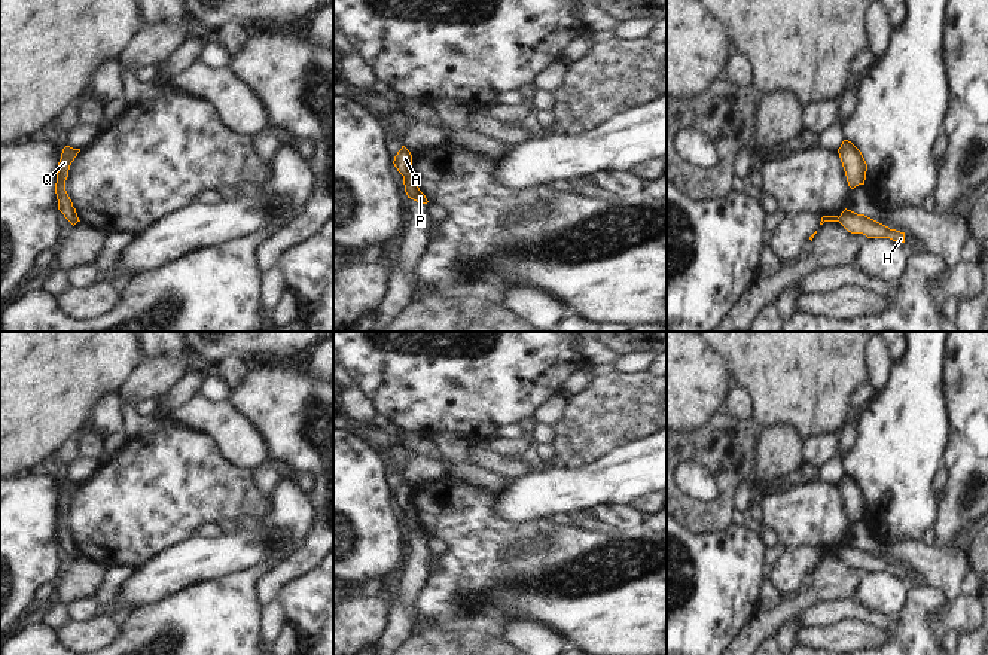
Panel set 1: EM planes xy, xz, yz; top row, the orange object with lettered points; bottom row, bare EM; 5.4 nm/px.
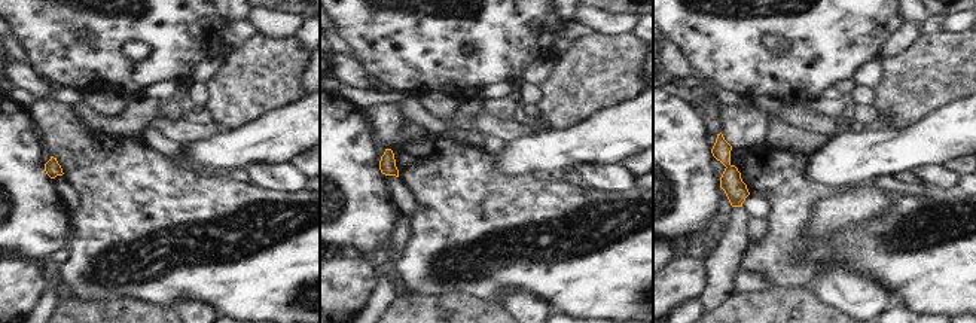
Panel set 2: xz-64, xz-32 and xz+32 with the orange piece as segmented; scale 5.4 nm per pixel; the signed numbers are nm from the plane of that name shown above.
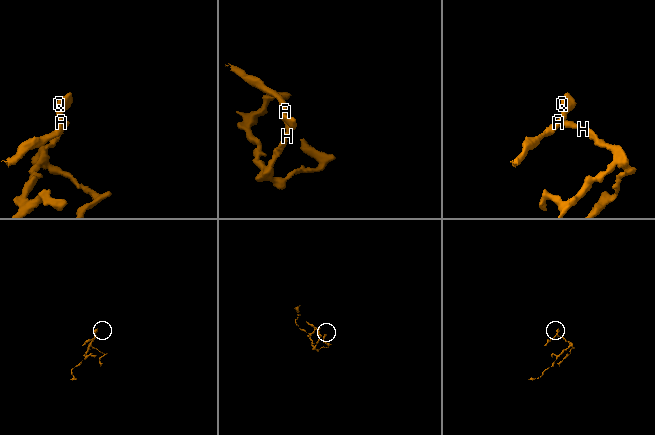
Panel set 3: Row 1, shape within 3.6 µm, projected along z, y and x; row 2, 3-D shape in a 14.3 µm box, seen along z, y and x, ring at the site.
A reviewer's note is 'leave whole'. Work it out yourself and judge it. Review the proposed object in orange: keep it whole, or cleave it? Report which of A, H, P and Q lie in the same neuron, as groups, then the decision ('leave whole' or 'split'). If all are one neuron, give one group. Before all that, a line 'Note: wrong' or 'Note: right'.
Note: wrong
groups A Q / H P; split

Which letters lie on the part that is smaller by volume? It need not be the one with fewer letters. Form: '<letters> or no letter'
A, Q

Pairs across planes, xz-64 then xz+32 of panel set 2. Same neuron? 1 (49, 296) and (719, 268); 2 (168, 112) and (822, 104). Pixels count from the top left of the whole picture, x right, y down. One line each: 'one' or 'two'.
1: one
2: one

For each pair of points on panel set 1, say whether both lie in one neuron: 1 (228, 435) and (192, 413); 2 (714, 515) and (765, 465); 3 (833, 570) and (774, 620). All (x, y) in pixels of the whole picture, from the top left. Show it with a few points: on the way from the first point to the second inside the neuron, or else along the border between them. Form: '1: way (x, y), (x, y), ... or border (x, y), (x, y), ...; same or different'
1: way (219, 426), (209, 416), (201, 414); same
2: border (758, 442), (752, 477); different
3: way (819, 585), (798, 605), (789, 608); same

